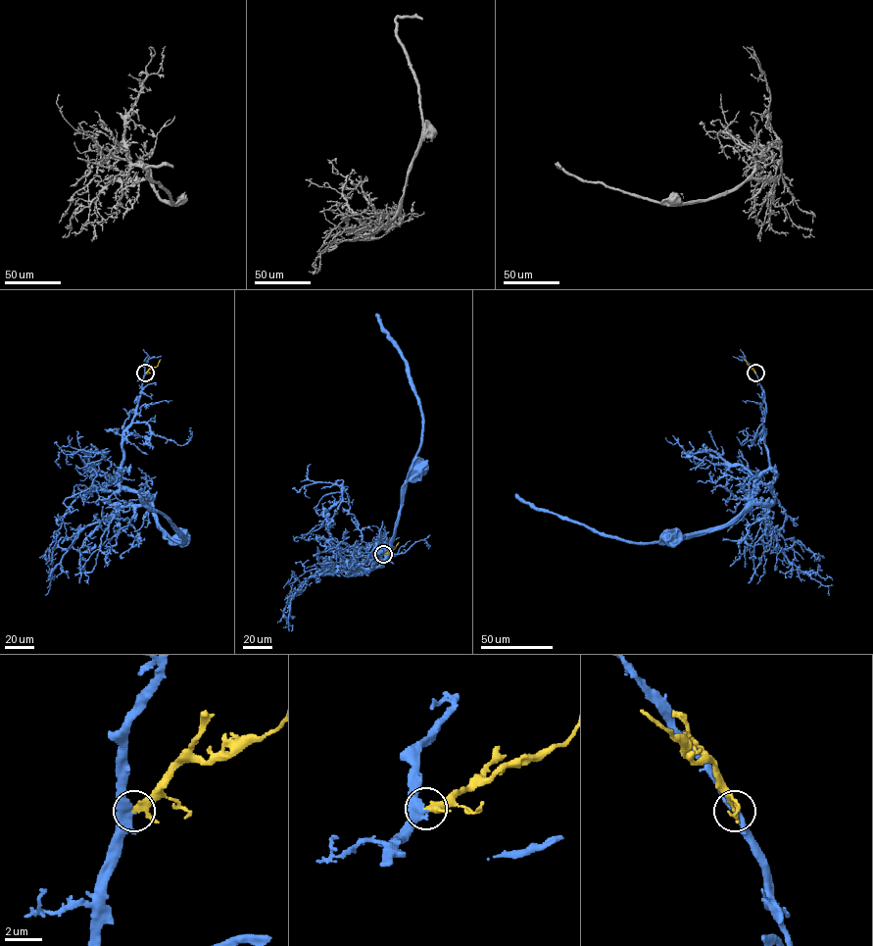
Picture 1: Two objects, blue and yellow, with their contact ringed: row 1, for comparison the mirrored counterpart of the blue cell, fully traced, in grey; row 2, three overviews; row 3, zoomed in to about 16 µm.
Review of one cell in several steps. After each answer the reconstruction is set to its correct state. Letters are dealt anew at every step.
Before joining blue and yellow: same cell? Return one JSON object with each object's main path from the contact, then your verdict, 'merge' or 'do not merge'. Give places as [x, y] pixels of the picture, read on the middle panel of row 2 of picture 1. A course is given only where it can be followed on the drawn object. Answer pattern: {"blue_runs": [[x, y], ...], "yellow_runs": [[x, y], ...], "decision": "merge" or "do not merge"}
{"blue_runs": [[383, 554], [376, 564], [363, 562], [360, 568], [357, 553], [372, 556], [389, 549], [408, 475], [415, 469]], "yellow_runs": [[383, 554], [394, 549], [398, 542]], "decision": "merge"}

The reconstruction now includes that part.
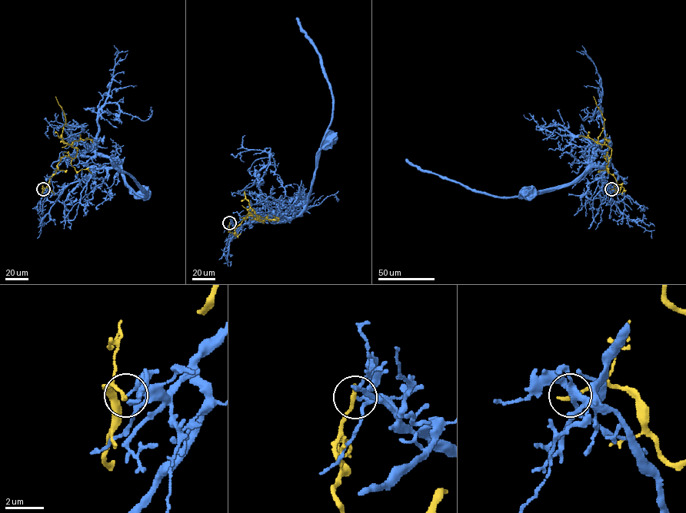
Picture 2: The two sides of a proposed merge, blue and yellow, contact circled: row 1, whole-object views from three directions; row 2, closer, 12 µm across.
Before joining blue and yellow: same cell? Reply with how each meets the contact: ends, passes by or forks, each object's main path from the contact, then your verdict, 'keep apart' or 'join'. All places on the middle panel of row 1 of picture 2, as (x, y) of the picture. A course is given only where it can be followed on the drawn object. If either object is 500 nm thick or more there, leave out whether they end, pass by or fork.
blue passes by | yellow ends | blue via (229, 223), (239, 229), (249, 220), (269, 217), (281, 208), (305, 203), (311, 192), (321, 143), (328, 139) | yellow via (229, 223), (228, 230), (234, 233), (248, 216), (264, 223), (252, 209), (248, 209), (250, 216), (242, 205) | keep apart

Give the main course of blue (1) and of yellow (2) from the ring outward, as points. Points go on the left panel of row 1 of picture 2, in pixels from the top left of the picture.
1: (43, 189), (63, 161), (93, 150), (112, 157), (120, 165), (128, 184), (141, 194)
2: (43, 189), (61, 157), (74, 158), (77, 152), (62, 140), (65, 118), (55, 96)

